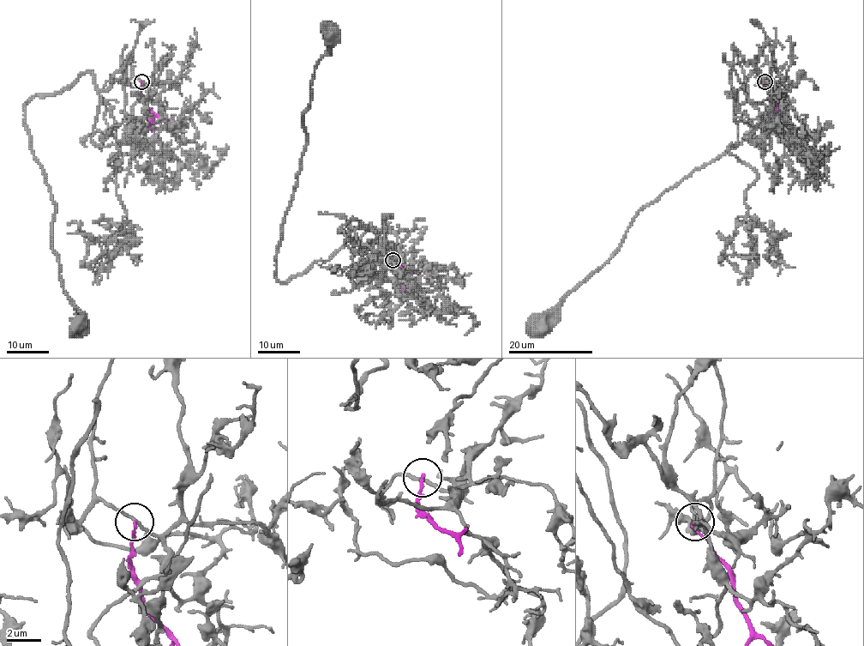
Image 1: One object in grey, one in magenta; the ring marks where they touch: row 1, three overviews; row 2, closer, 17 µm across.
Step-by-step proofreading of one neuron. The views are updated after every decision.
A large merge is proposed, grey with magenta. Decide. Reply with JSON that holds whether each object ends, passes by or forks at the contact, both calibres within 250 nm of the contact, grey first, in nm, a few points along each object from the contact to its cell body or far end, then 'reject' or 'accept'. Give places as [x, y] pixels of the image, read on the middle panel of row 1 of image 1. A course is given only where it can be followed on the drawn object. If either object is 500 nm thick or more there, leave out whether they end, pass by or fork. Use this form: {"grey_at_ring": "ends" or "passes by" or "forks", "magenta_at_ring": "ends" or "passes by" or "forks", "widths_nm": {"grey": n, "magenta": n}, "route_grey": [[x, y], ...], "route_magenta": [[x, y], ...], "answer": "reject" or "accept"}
{"grey_at_ring": "passes by", "magenta_at_ring": "ends", "widths_nm": {"grey": 180, "magenta": 160}, "route_grey": [[392, 260], [382, 265], [381, 229], [374, 242], [383, 230], [358, 226], [327, 260], [275, 275], [331, 31]], "route_magenta": [[392, 260], [392, 267], [403, 277], [400, 286], [404, 292]], "answer": "reject"}

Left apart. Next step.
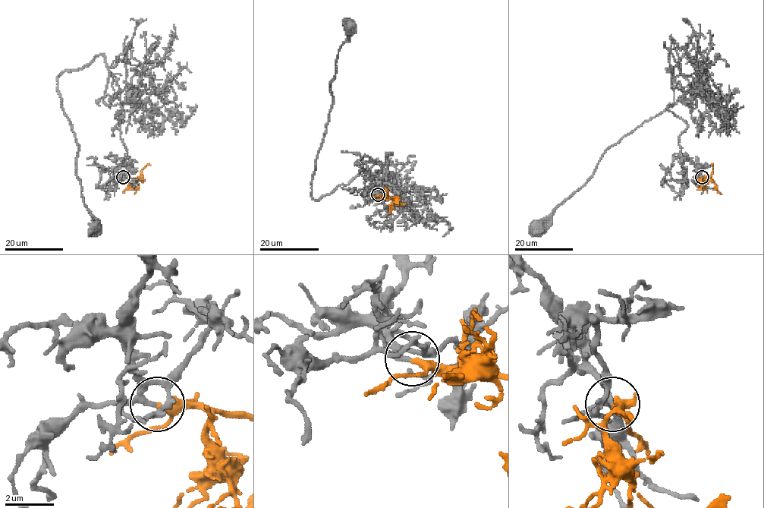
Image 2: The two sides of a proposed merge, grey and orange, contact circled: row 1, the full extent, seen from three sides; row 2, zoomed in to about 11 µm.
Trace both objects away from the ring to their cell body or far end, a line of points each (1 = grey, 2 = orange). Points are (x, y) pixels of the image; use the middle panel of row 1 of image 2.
1: (378, 194), (376, 159), (311, 195), (350, 25)
2: (378, 194), (390, 196), (395, 200), (391, 203), (389, 214)

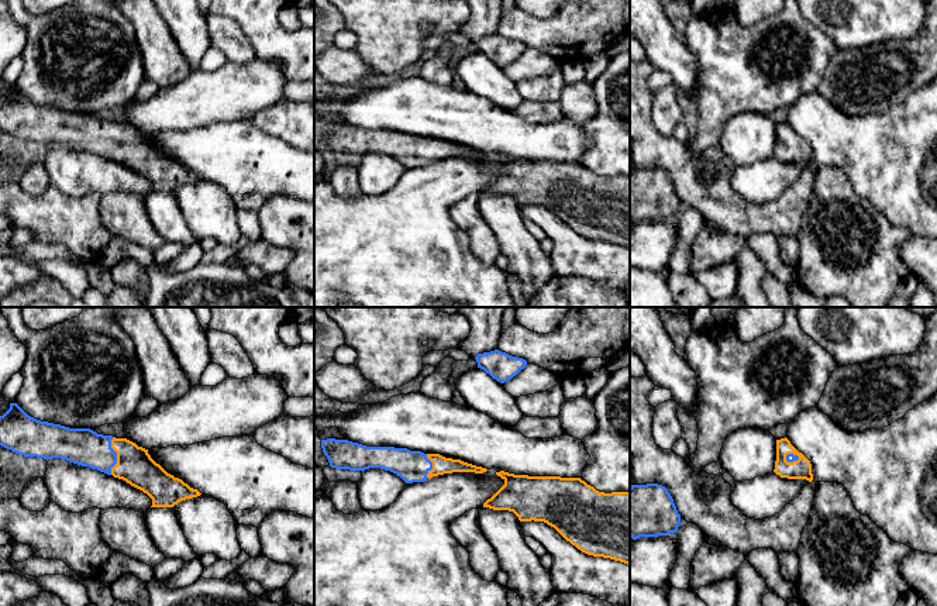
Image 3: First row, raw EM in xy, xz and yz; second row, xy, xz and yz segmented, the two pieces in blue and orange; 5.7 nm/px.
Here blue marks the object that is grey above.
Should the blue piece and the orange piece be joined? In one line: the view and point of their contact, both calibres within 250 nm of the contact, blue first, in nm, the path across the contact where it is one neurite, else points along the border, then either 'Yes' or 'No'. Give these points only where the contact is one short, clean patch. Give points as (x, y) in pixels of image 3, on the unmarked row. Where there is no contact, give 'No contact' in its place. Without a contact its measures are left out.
Touches blue at xy (116, 140). Thickness 220 nm (blue) against 200 nm. Path across: xy (85, 131), (116, 140), (134, 150). Yes

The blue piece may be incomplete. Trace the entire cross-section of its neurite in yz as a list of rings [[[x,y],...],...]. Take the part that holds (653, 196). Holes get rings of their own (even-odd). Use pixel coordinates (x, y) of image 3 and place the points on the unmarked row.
[[[658,168],[630,171],[630,221],[678,217],[681,199],[668,173]]]

